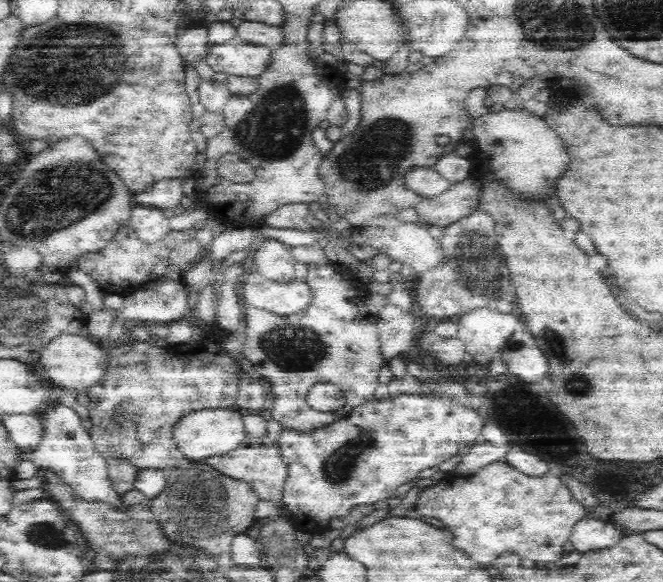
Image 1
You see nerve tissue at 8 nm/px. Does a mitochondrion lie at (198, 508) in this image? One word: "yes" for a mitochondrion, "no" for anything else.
yes

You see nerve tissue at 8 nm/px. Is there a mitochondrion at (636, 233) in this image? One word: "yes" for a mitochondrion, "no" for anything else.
no

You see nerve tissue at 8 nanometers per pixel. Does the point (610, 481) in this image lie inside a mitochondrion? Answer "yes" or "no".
no

